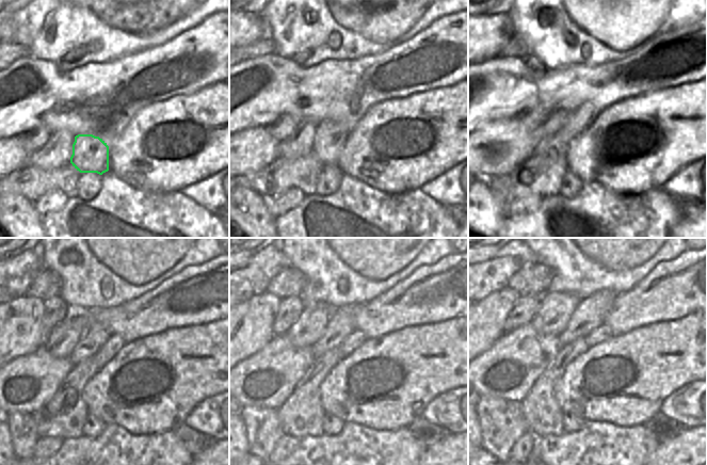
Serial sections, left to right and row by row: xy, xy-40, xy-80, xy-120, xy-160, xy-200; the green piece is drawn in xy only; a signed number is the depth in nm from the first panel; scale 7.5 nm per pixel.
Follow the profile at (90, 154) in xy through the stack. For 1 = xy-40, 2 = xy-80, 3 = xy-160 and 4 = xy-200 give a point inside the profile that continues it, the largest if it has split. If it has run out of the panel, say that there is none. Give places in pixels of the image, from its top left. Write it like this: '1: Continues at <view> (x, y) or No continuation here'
1: Continues at xy-40 (330, 138)
2: Continues at xy-80 (583, 115)
3: Continues at xy-160 (355, 338)
4: Continues at xy-200 (601, 333)

